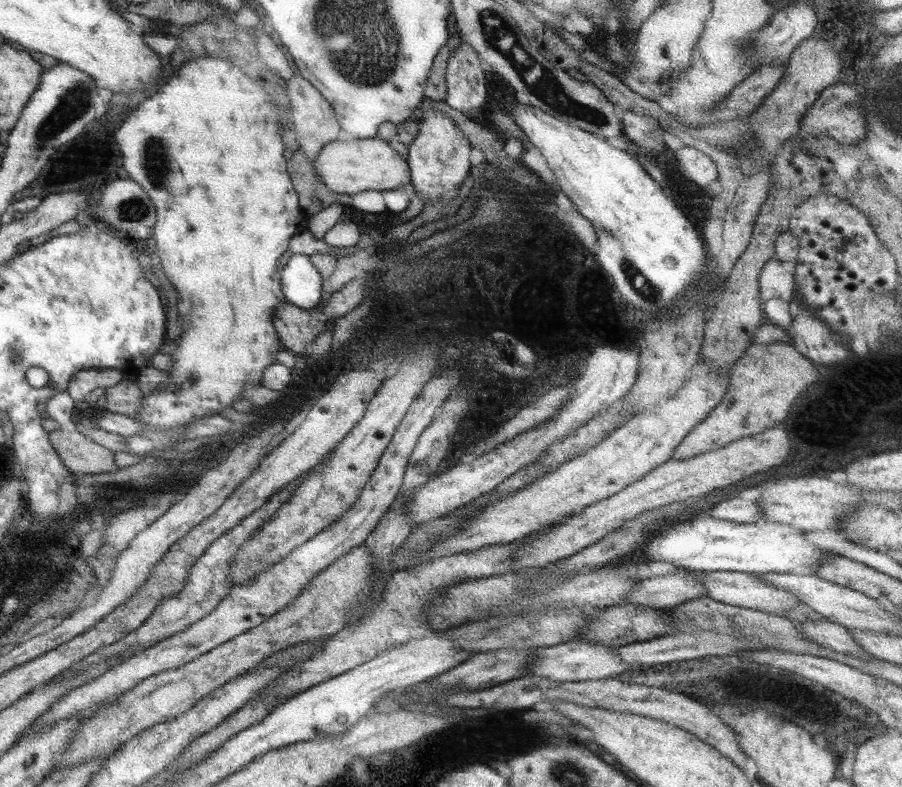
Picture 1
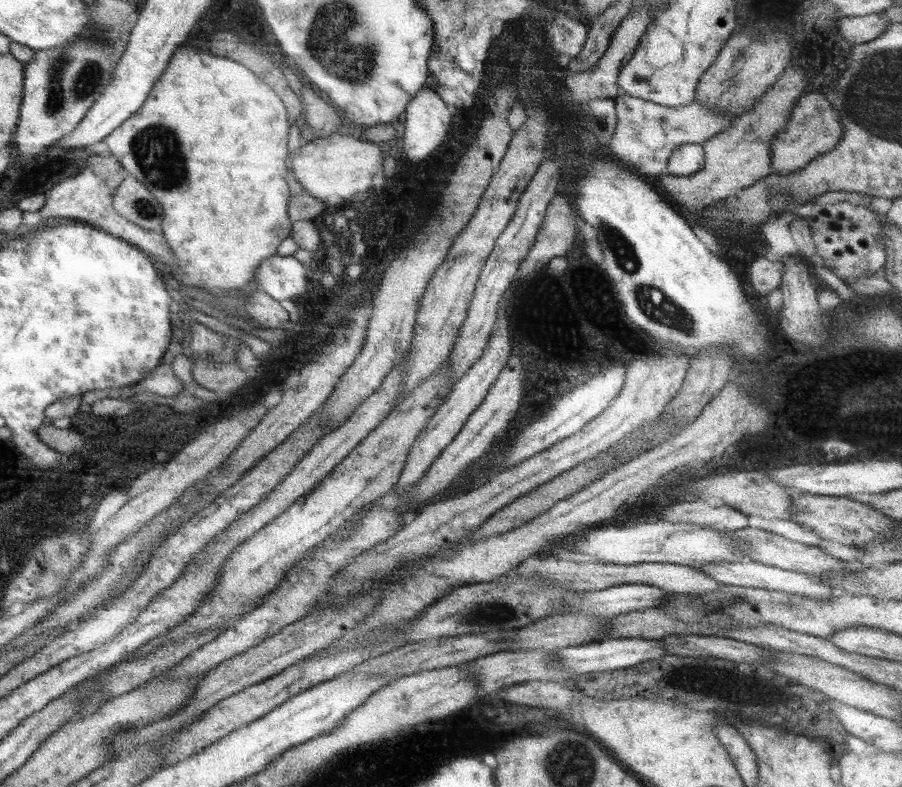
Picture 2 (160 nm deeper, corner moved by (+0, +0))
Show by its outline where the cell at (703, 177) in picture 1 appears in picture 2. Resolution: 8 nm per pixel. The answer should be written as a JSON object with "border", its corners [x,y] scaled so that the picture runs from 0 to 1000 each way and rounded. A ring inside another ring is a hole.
{"border":[[[757,183],[744,196],[738,219],[748,226],[762,225],[782,211],[782,191],[777,183]]]}

